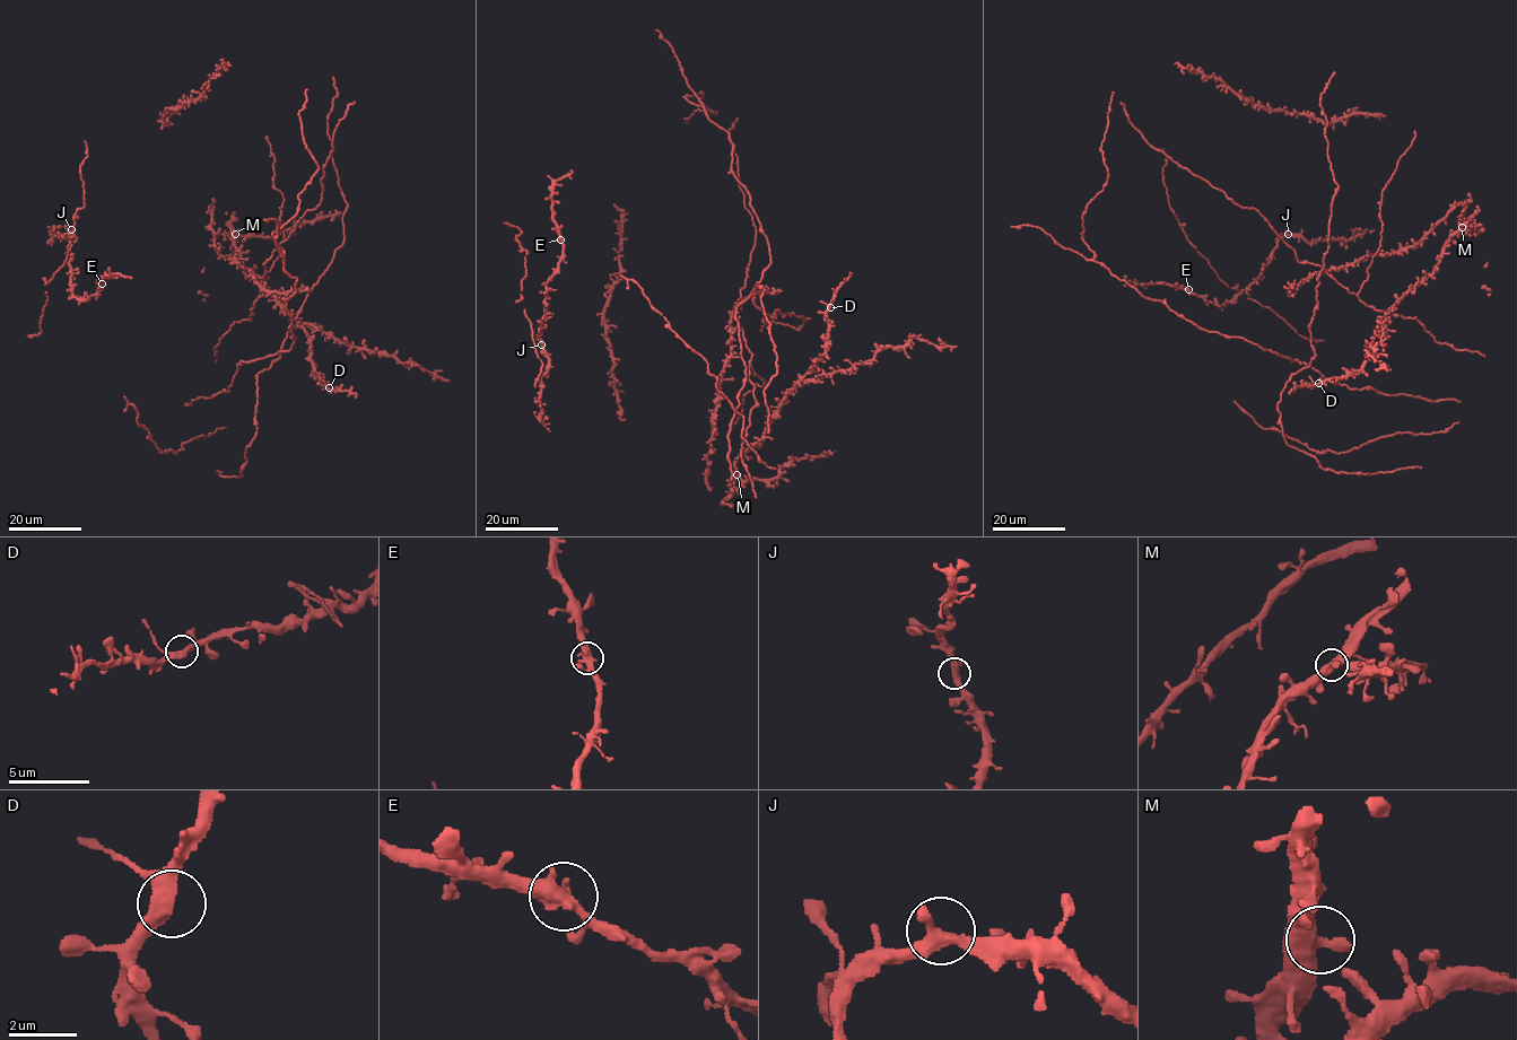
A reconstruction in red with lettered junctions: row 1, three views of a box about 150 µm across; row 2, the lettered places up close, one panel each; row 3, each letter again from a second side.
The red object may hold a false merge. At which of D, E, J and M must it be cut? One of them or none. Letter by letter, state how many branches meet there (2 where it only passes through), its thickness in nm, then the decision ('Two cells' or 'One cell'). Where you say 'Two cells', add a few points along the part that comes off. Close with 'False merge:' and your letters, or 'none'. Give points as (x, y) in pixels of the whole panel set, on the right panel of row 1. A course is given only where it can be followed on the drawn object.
D: Branches: 3. Thickness 360 nm. One cell
E: Branches: 3. Thickness 340 nm. One cell
J: Branches: 3. Thickness 340 nm. One cell
M: Branches: 3. Thickness 400 nm. One cell
False merge: none

